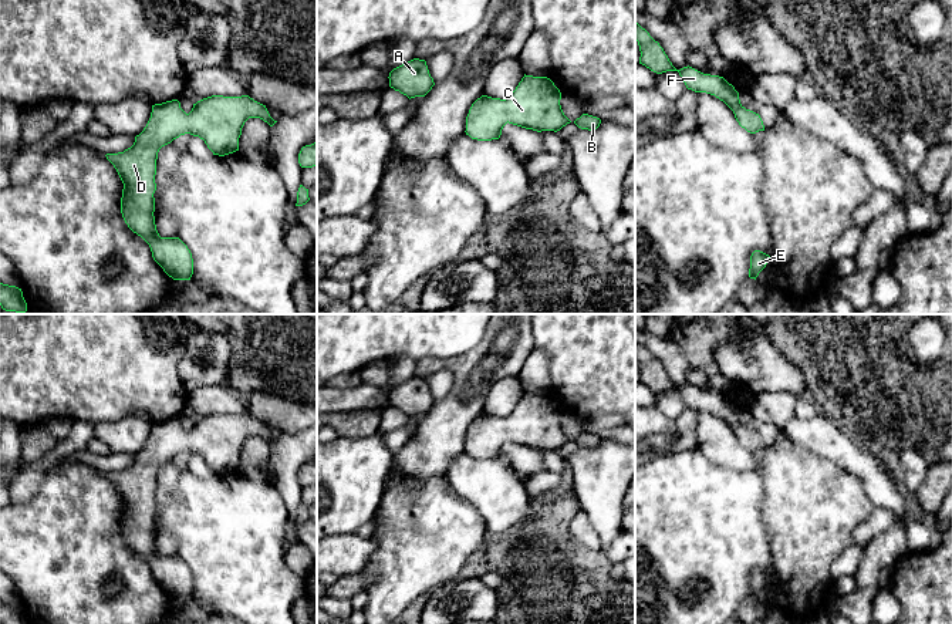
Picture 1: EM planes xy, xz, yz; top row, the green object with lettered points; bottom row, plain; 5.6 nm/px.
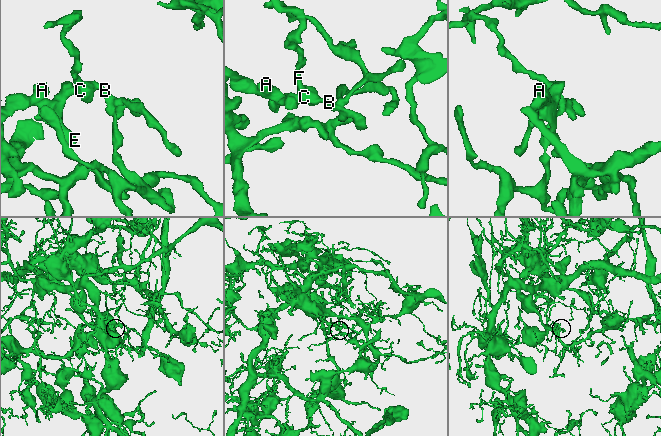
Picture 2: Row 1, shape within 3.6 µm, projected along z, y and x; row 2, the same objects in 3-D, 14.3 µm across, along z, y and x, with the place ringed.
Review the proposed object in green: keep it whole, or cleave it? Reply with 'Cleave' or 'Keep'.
Keep

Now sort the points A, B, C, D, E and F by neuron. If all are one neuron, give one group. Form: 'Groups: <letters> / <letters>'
Groups: A B C D E F

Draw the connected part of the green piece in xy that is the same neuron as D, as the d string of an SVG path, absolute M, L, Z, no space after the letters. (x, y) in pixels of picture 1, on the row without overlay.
M212 414L193 422L186 432L178 418L152 424L151 436L144 449L135 455L131 466L118 472L107 472L107 478L117 488L122 502L121 532L128 546L141 554L151 566L153 579L173 598L190 598L193 593L193 577L188 564L179 556L161 556L155 543L155 516L156 509L156 478L162 465L171 462L180 453L190 452L205 459L213 473L225 475L239 469L242 446L249 436L260 436L273 445L274 439L266 424L254 419L249 414L223 415Z

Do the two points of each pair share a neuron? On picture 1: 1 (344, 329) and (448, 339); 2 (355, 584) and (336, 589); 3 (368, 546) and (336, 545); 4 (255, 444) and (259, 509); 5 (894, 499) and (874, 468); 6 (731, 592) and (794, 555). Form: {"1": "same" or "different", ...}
{"1": "same", "2": "same", "3": "same", "4": "different", "5": "same", "6": "different"}

